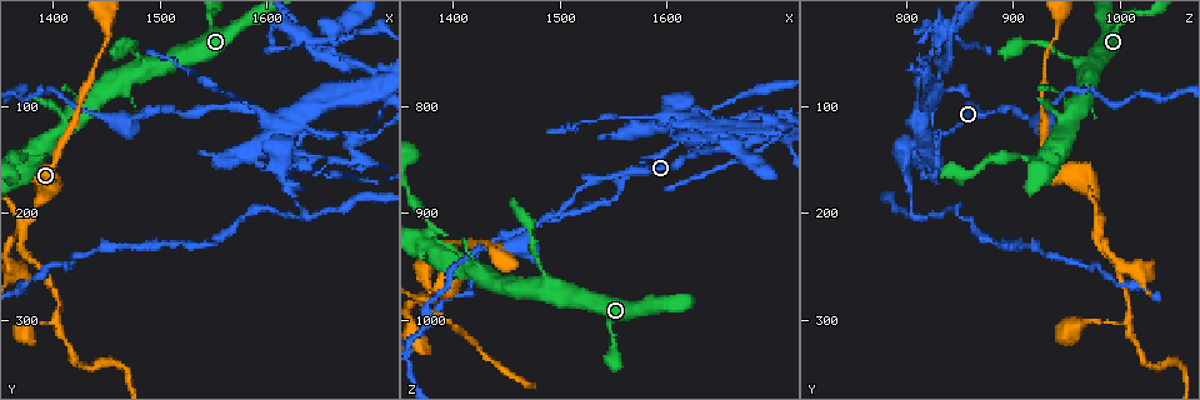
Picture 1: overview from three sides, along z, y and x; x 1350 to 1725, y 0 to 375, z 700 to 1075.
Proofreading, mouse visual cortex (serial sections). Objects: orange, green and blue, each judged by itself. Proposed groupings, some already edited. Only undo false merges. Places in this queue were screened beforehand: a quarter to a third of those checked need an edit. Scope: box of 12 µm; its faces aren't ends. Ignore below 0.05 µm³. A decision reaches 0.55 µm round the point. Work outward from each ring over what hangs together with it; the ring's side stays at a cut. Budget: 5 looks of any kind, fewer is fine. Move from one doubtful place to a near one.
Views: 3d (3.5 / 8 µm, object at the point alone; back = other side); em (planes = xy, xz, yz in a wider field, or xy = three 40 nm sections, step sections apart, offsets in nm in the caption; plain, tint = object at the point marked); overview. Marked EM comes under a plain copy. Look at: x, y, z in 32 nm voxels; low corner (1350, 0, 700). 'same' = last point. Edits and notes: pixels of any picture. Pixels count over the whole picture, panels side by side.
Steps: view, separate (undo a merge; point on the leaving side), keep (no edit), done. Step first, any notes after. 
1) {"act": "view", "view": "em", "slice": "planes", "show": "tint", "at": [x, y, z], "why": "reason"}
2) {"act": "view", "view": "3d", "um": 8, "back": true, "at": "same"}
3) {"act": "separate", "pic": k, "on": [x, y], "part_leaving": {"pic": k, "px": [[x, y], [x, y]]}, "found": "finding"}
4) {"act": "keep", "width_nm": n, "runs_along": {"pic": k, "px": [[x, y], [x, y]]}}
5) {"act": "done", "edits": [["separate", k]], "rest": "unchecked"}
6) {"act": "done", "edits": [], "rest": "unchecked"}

{"act": "view", "view": "3d", "um": 3.5, "at": [1568, 92, 810]}

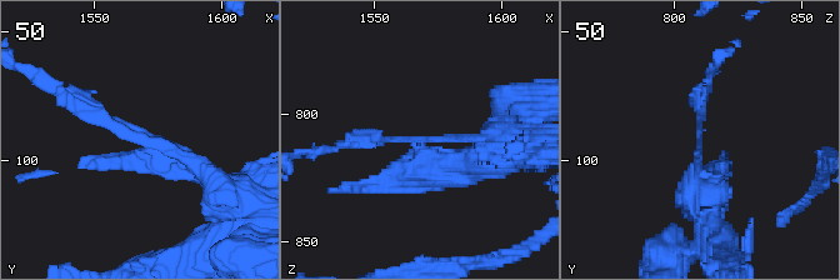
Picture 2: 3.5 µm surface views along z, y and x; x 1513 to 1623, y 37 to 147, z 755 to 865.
{"act": "view", "view": "em", "slice": "planes", "show": "tint", "at": [1569, 94, 809], "arm_widths_nm": [150, 200], "why": "need the tissue"}

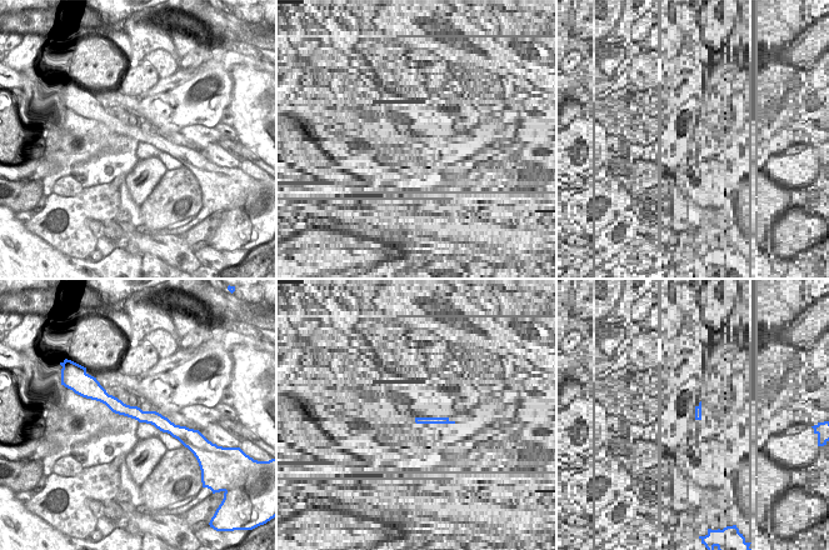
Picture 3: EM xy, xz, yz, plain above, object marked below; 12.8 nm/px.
{"act": "keep", "width_nm": 170, "runs_along": {"pic": 3, "px": [[103, 399], [175, 428]]}, "found": "continuous, no second cell"}

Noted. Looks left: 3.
{"act": "view", "view": "3d", "um": 3.5, "at": [1380, 152, 932], "why": "sudden change in width"}

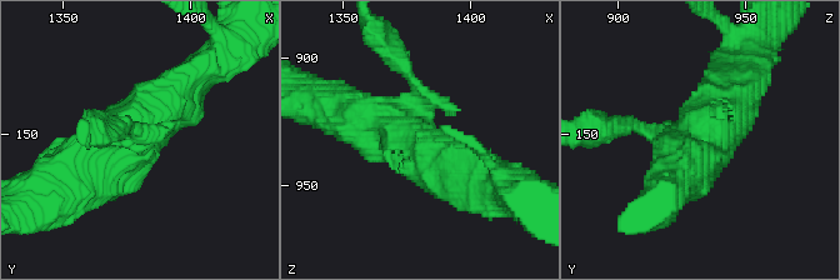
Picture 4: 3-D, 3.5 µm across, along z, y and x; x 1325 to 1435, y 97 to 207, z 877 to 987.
{"act": "view", "view": "em", "slice": "xy", "step": 5, "show": "tint", "at": [1377, 153, 929]}

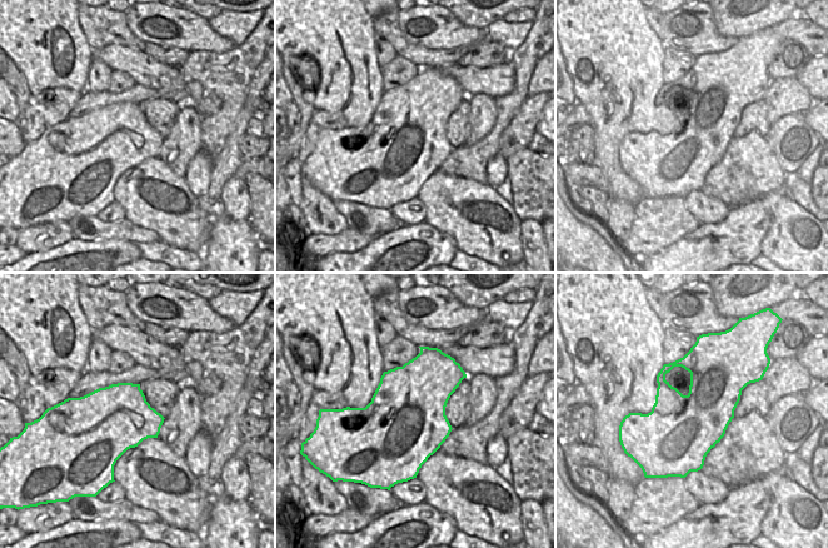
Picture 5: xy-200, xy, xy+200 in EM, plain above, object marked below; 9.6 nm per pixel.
{"act": "separate", "pic": 4, "on": [390, 51], "part_leaving": {"pic": 4, "px": [[418, 88], [395, 53], [375, 34]]}, "found": "a second cell is stuck on"}

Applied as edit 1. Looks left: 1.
{"act": "done", "edits": [["separate", 4]], "rest": "unchecked"}

